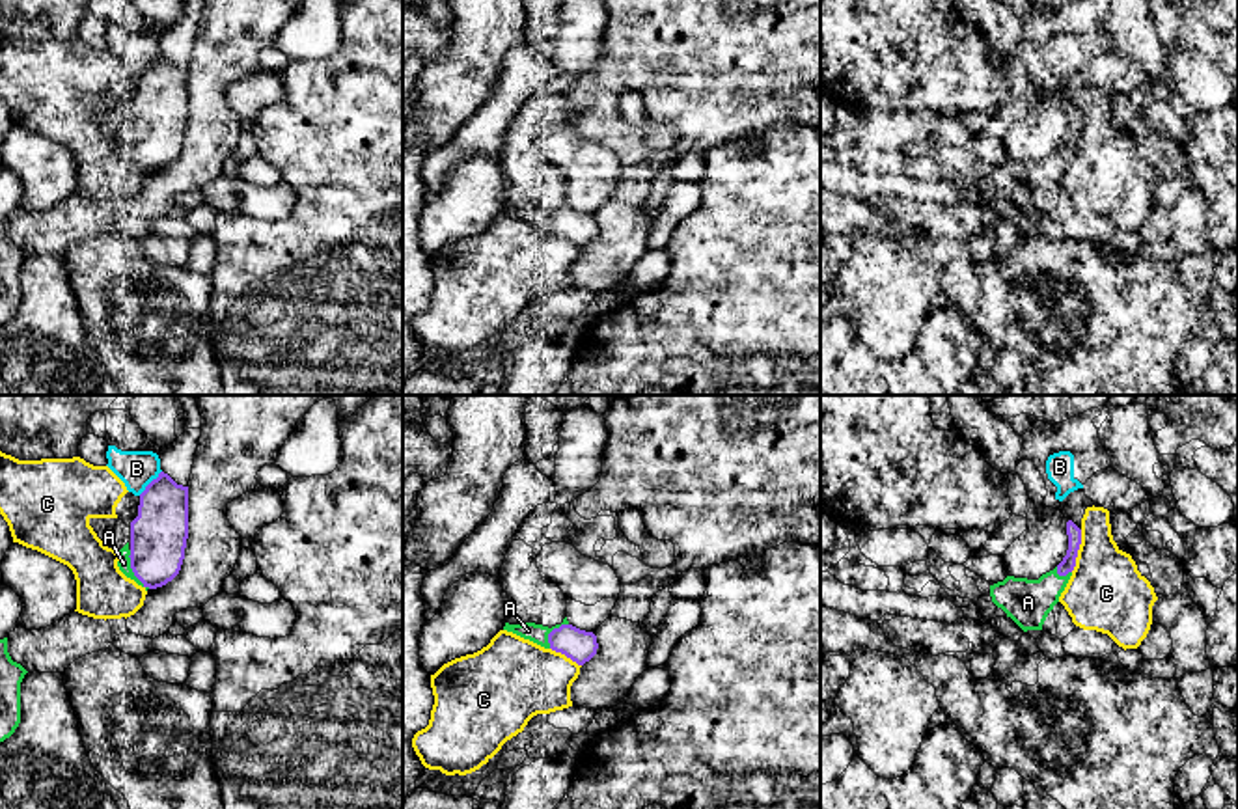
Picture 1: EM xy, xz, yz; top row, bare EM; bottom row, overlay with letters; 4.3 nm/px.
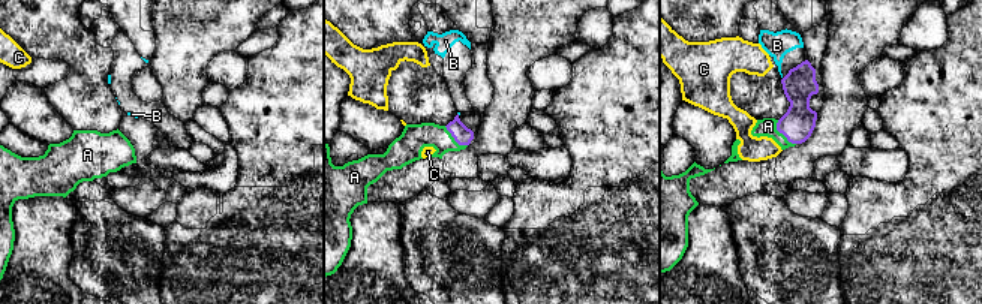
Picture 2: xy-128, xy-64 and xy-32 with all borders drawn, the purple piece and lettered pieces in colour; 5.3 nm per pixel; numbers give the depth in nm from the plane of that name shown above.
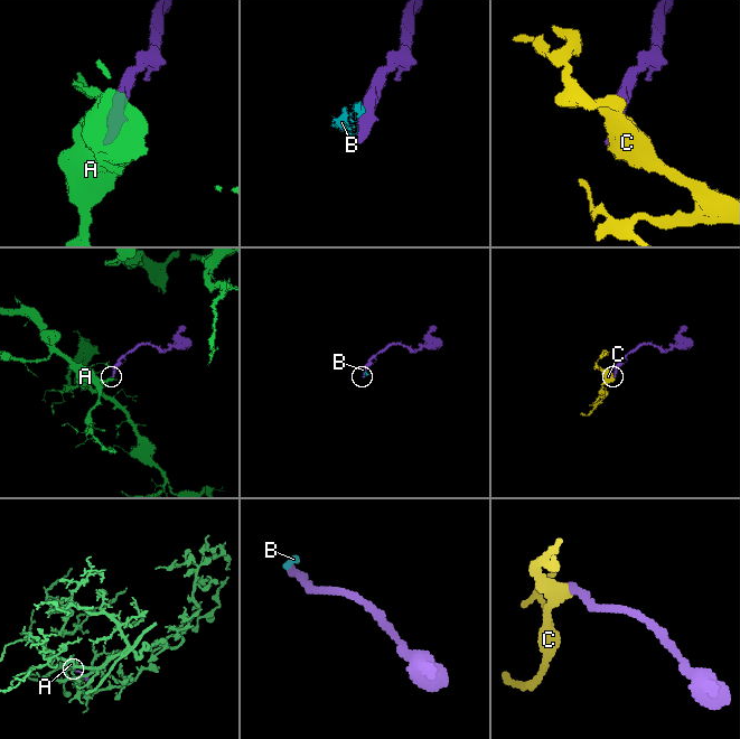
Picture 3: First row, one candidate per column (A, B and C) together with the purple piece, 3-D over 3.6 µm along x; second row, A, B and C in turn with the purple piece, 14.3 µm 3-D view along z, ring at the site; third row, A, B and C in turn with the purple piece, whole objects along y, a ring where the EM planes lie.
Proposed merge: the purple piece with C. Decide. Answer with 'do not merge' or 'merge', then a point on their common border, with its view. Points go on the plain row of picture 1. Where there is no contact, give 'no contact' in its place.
do not merge | yz (1078, 131)

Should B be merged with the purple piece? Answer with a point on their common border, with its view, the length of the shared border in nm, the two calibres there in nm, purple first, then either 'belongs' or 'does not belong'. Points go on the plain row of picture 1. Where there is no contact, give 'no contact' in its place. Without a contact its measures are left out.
meets purple in xy at (150, 66); contact 150 nm long; 240 nm thick on the purple side, 160 nm on the other; does not belong

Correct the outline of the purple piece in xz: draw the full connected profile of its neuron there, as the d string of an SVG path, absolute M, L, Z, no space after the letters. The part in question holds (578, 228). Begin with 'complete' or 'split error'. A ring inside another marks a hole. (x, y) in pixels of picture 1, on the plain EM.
split error; M567 199L563 201L561 207L556 207L552 211L535 205L520 207L505 205L503 213L513 214L524 222L530 222L544 231L561 235L578 248L589 244L598 231L597 218L593 214L585 214L572 209L567 203Z

